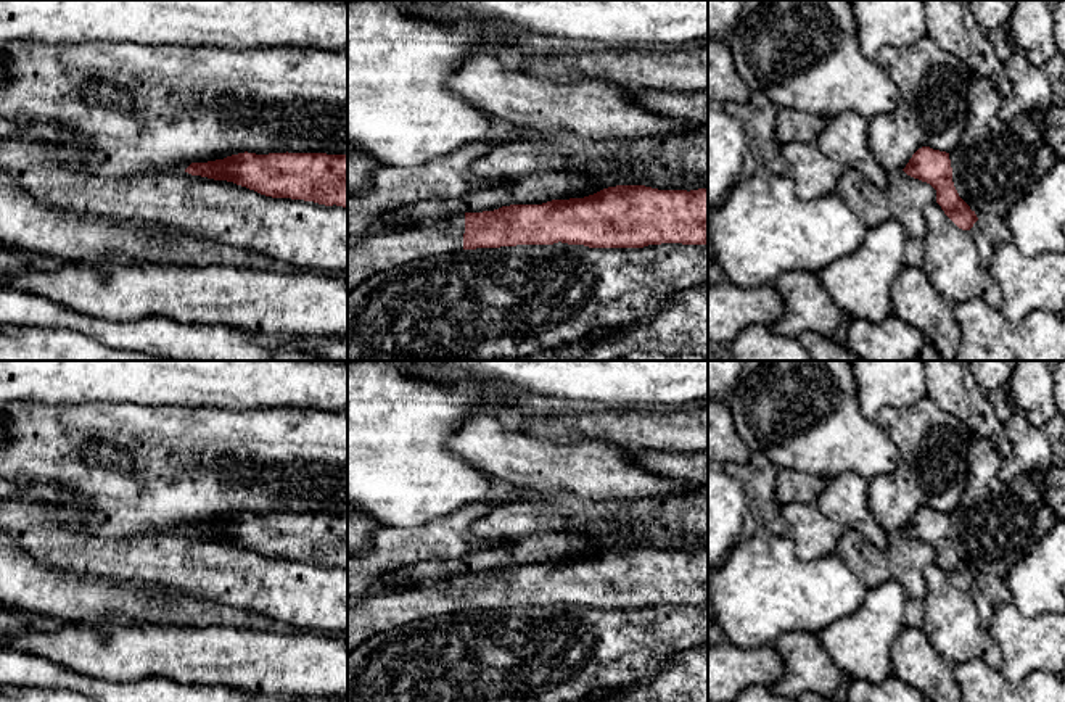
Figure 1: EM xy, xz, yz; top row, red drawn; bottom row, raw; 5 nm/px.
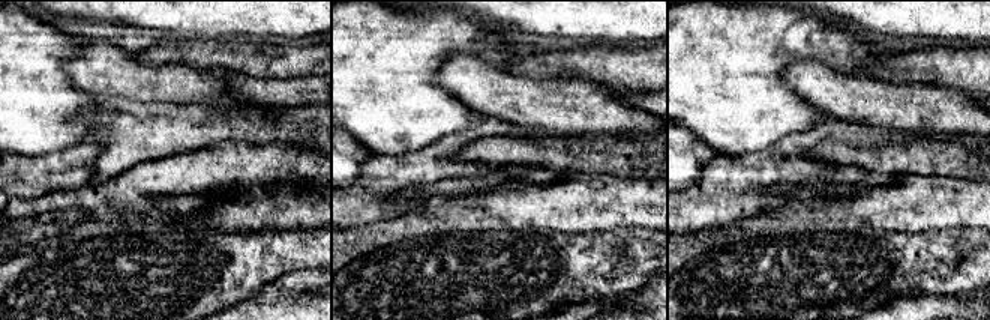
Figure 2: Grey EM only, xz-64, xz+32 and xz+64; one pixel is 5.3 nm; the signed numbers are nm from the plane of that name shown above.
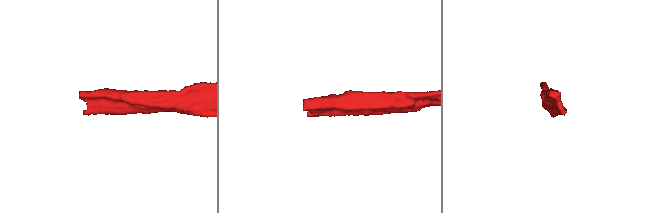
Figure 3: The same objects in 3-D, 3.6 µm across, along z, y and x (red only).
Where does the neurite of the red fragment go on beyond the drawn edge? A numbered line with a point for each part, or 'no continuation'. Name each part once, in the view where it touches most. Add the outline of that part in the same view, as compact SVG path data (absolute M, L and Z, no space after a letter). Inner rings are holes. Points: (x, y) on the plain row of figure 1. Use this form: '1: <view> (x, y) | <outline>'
1: xz (365, 617) | M460 573L389 594L347 597L347 652L376 633L412 620L463 610L463 594L465 573Z

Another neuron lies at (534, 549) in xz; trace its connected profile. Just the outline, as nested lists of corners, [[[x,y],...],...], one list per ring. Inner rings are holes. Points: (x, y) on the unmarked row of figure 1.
[[[539,533],[510,539],[497,547],[470,551],[457,559],[405,567],[384,576],[384,580],[401,586],[430,584],[460,573],[483,573],[510,565],[542,565],[552,560],[584,559],[616,546],[623,546],[621,541],[605,535]]]

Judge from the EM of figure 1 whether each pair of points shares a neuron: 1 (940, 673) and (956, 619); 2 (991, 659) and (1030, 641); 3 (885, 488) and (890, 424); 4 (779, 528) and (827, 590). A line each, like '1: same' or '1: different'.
1: different
2: different
3: same
4: different

